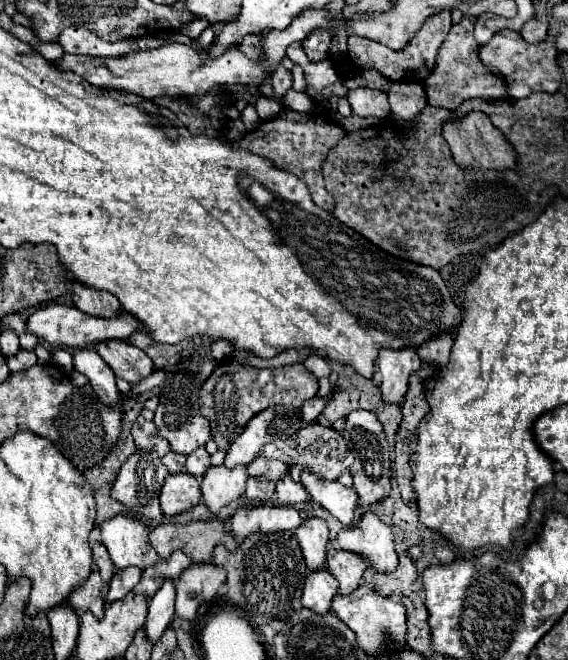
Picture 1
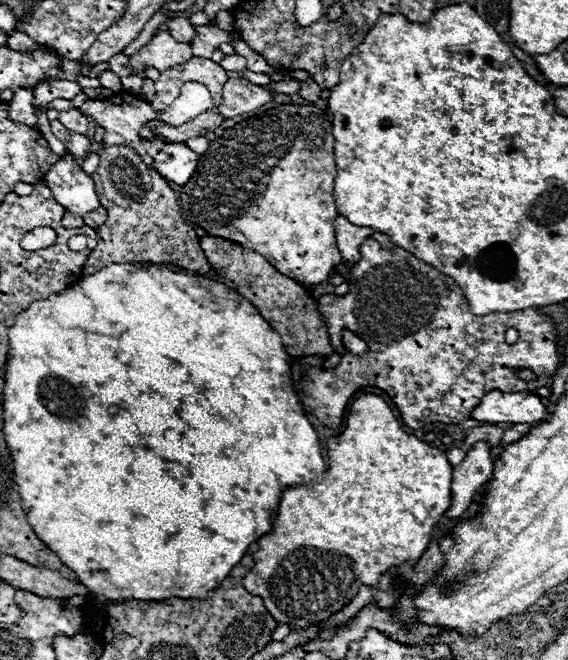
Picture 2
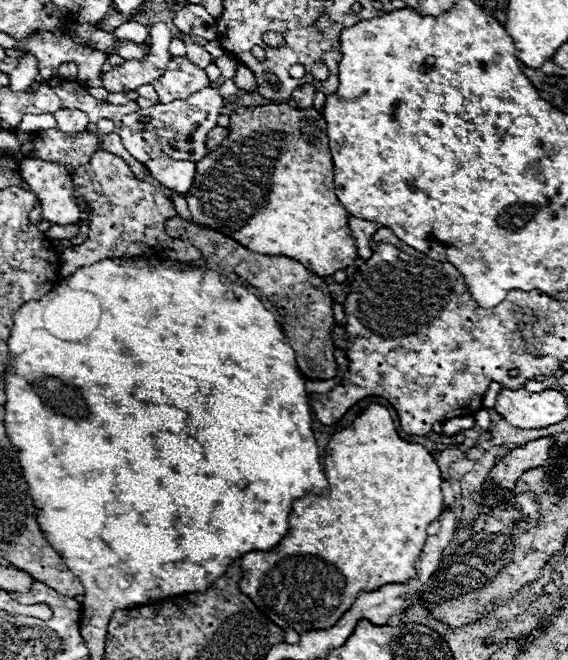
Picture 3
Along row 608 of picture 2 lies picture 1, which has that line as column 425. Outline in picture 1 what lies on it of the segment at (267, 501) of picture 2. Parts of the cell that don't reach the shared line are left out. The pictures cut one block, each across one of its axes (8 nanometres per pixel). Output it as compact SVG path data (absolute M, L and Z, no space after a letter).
M394 82L388 90L388 102L398 120L410 122L426 106L426 94L418 82Z

